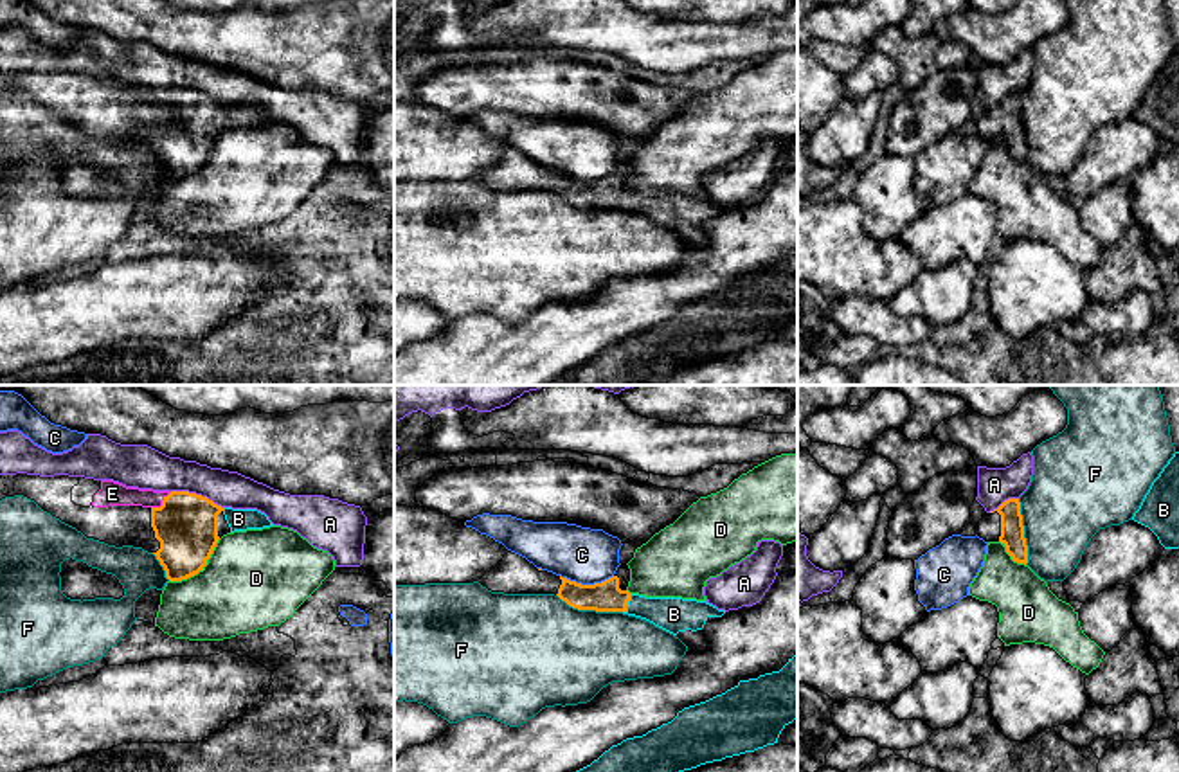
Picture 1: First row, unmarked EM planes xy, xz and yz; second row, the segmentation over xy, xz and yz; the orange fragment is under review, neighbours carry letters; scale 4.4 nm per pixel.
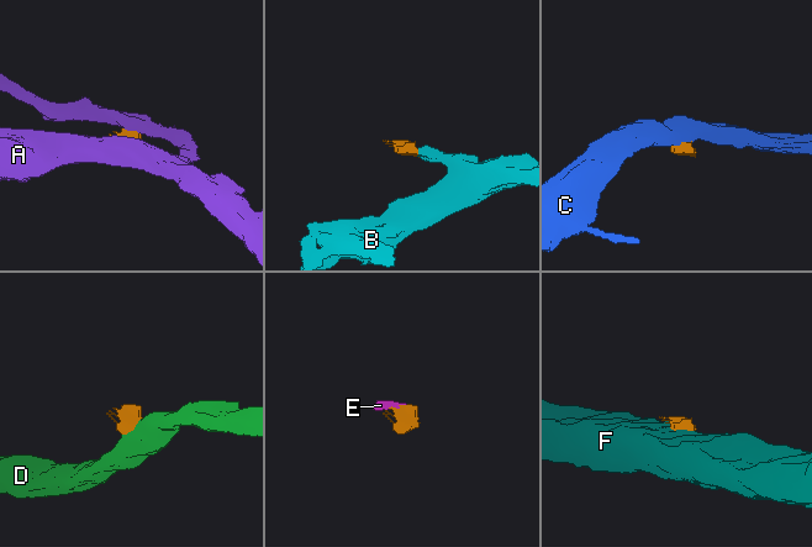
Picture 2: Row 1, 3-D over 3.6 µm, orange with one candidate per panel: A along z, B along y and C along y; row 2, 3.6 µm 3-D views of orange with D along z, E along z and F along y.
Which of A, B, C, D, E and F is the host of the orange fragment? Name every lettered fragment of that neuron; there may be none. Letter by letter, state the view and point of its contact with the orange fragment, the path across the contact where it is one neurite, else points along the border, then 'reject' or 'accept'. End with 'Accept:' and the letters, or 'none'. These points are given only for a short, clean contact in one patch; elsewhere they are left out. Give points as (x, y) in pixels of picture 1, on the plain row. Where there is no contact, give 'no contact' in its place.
A: contact xy (195, 90); border xy (171, 87), (206, 92), (222, 105); reject
B: contact xz (627, 200); way xz (607, 193), (627, 200), (674, 211); accept
C: contact xz (587, 182); border xz (560, 171), (582, 180), (600, 180), (612, 173); reject
D: contact xy (200, 166); border xy (220, 135), (207, 159), (197, 170), (170, 179); reject
E: contact xy (162, 99); accept
F: contact xz (591, 206); reject
Accept: B, E

